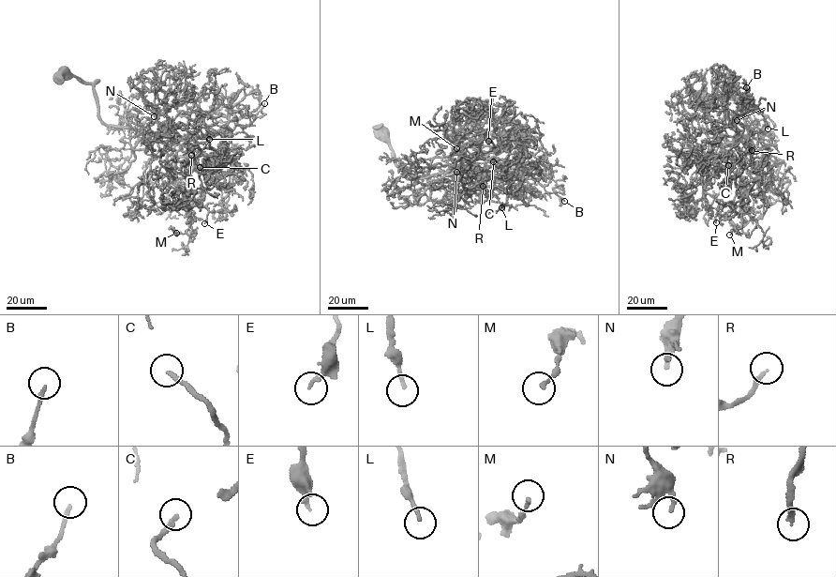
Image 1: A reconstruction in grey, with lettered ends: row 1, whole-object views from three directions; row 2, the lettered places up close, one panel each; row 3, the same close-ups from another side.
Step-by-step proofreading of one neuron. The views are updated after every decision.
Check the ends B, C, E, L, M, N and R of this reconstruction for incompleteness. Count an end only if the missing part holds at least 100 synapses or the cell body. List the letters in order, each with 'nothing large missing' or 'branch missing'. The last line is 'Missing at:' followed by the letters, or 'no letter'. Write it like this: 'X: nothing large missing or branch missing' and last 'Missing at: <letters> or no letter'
B: nothing large missing
C: branch missing
E: nothing large missing
L: nothing large missing
M: nothing large missing
N: nothing large missing
R: branch missing
Missing at: C, R

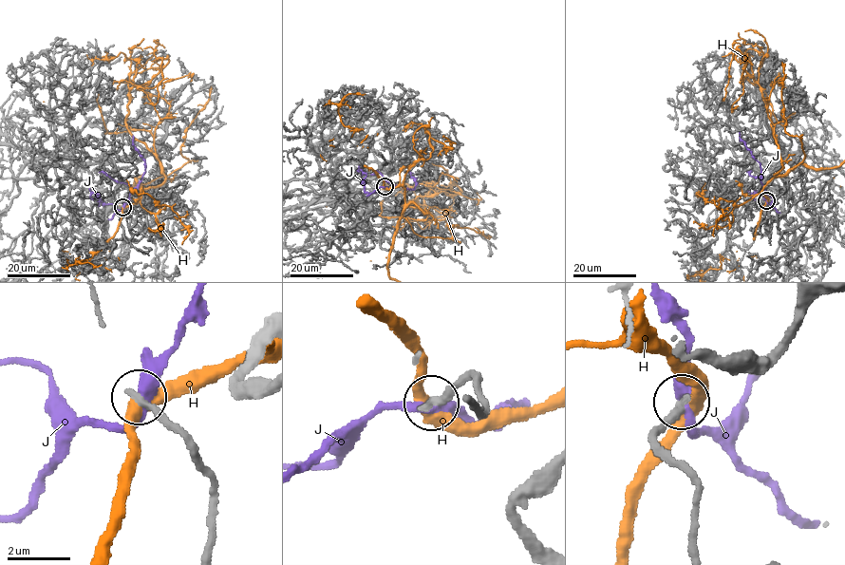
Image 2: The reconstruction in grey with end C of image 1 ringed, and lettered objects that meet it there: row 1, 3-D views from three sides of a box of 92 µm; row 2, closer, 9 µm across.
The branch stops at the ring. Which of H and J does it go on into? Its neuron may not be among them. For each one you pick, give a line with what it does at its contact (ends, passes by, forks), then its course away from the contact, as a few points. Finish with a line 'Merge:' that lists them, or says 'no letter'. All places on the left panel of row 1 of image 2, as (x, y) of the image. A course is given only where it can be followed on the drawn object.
J: It passes by. Its course: (123, 208), (142, 178), (145, 166), (145, 160), (134, 145), (132, 136)
Merge: J

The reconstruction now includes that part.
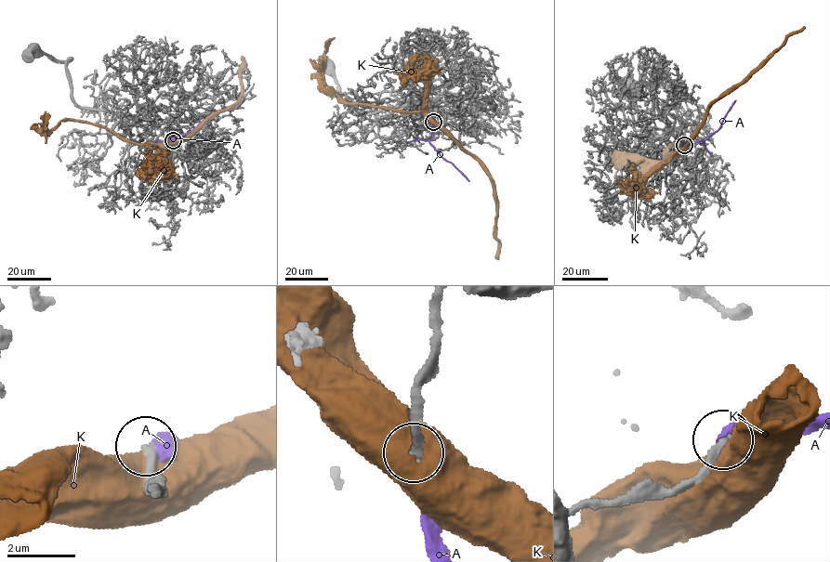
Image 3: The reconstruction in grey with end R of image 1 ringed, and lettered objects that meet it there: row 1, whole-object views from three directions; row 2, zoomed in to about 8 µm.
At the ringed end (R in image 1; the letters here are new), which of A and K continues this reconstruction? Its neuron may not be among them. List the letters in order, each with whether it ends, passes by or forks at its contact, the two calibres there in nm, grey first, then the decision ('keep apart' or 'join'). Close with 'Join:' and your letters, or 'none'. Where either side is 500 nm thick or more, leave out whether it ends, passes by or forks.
A: it ends there; 240 nm thick on the grey side, 400 nm on the other; keep apart
K: 320 nm thick on the grey side, 800 nm on the other; keep apart
Join: none

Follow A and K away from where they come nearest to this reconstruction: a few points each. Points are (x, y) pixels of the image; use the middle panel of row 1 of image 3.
A: (434, 122), (435, 131), (429, 143), (468, 181)
K: (433, 121), (420, 111), (398, 111), (345, 101), (323, 82), (324, 54), (328, 42), (332, 38)

